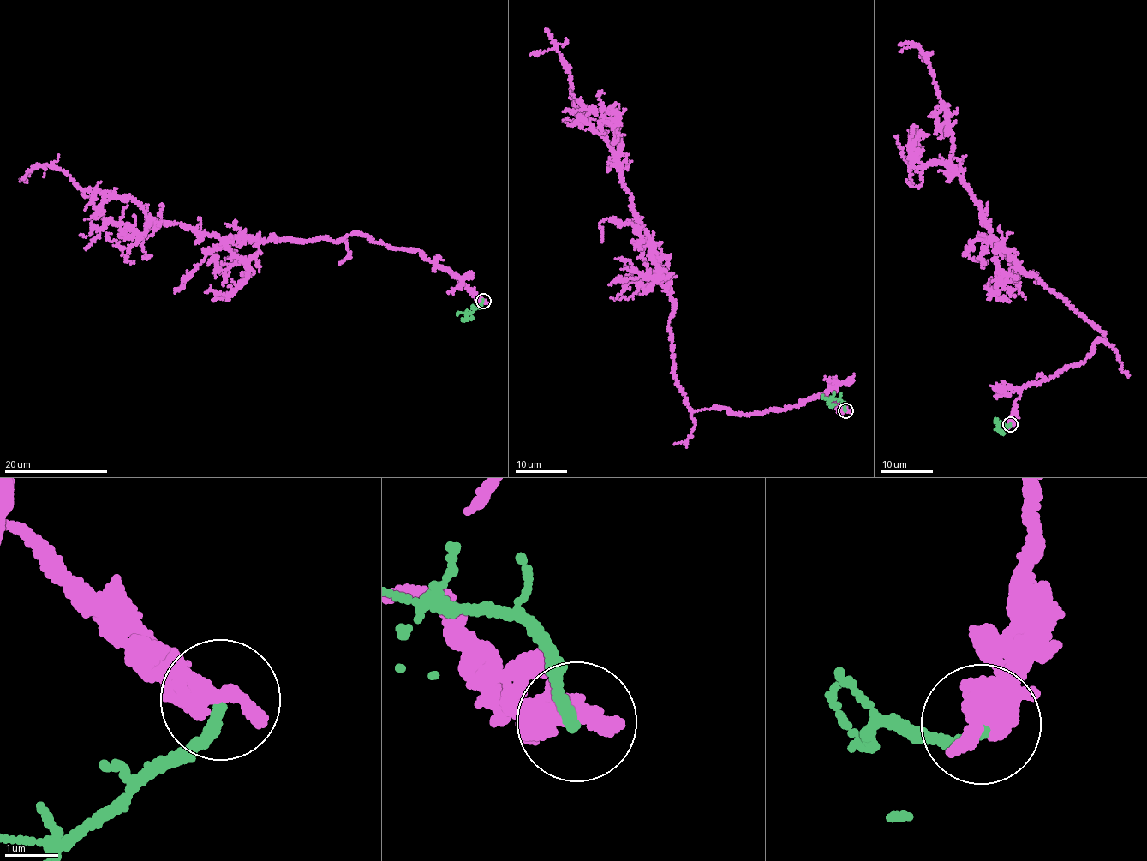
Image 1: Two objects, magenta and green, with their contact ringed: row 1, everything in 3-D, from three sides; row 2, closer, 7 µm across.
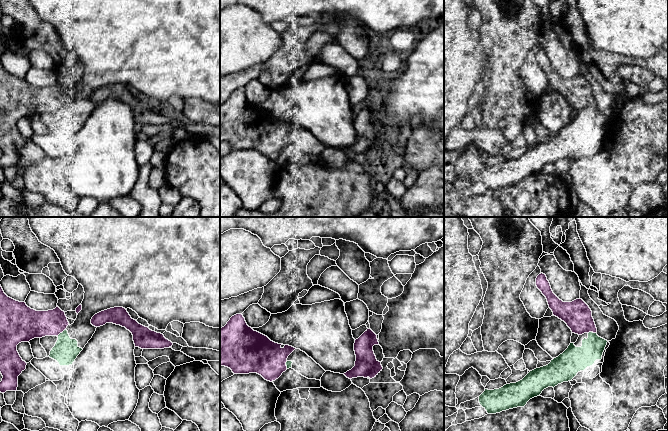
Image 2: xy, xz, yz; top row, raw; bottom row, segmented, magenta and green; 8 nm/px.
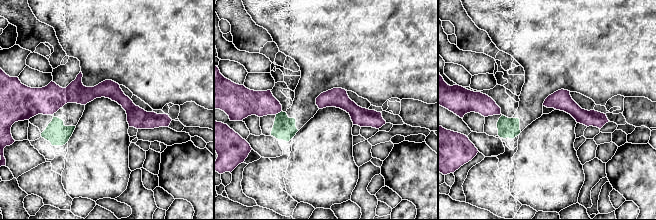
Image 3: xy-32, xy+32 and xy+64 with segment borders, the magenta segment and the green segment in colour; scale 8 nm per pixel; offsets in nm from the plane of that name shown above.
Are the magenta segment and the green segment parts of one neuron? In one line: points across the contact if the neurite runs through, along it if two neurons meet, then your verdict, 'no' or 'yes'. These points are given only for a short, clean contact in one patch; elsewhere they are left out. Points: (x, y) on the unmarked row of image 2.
no

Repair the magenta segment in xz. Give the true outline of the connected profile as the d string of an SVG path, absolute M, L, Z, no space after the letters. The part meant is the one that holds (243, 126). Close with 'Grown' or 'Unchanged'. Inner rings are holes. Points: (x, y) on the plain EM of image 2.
M236 90L220 105L220 143L228 143L234 150L257 149L275 157L287 146L287 134L296 125L281 121L254 107L242 90Z. Unchanged

